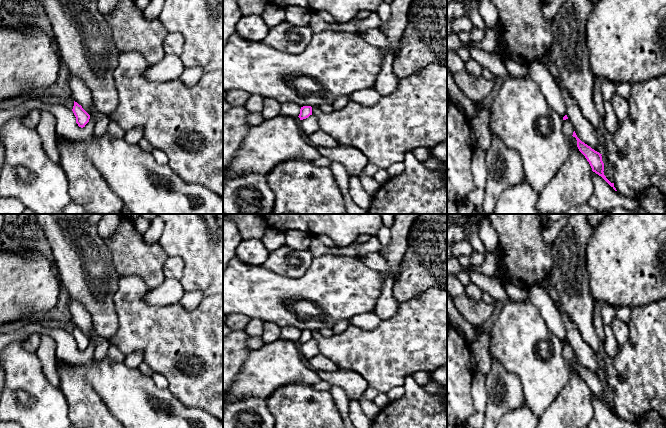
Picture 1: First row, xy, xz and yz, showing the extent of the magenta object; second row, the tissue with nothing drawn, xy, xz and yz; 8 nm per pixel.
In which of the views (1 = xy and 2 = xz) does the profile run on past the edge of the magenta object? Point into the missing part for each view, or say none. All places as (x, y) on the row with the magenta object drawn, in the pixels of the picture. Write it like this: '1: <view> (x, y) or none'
1: none
2: none

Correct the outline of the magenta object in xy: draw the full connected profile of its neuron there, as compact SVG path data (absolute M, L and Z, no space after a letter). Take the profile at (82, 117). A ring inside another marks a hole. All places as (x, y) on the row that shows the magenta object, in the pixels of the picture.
M75 101L72 111L76 117L76 123L78 126L81 128L85 127L85 125L89 122L90 115Z

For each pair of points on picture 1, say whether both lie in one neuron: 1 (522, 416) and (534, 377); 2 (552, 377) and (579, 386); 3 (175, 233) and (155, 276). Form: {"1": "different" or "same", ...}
{"1": "different", "2": "different", "3": "different"}

